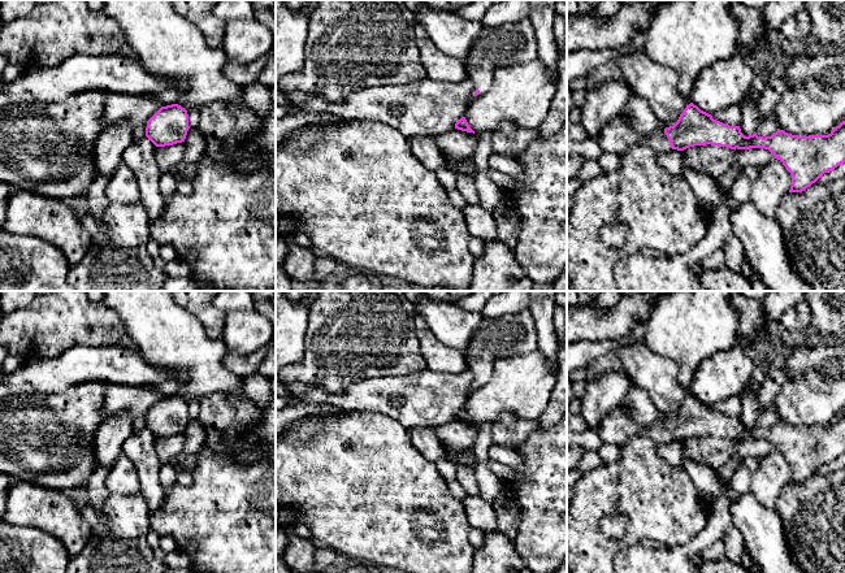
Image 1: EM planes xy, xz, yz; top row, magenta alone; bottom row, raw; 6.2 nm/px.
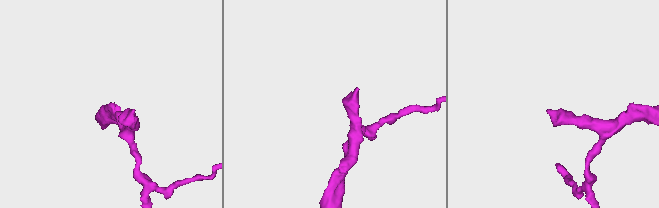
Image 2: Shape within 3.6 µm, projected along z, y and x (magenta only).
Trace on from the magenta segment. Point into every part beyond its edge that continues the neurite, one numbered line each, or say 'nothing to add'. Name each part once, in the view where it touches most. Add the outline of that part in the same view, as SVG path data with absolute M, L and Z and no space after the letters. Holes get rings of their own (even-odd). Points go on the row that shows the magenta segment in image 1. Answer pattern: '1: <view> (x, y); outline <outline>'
1: yz (618, 134); outline M620 114L610 121L597 135L597 143L606 153L621 155L633 144L644 144L651 147L656 153L670 152L671 144L664 133L654 134L649 138L642 136L629 125L625 114Z

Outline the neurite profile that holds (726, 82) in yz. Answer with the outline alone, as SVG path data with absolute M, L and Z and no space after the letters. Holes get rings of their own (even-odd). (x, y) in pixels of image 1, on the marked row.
M737 55L715 61L698 75L690 100L708 114L741 104L754 77L751 68Z

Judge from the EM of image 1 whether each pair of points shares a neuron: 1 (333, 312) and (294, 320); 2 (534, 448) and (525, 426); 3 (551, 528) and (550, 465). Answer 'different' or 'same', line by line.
1: different
2: different
3: same

